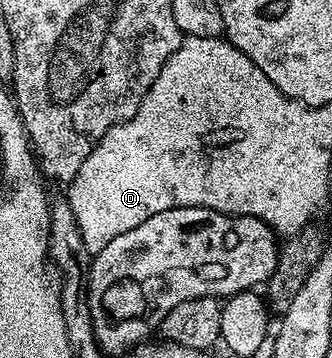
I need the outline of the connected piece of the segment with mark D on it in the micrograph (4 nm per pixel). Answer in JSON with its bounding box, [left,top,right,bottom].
[66,37,312,256]

